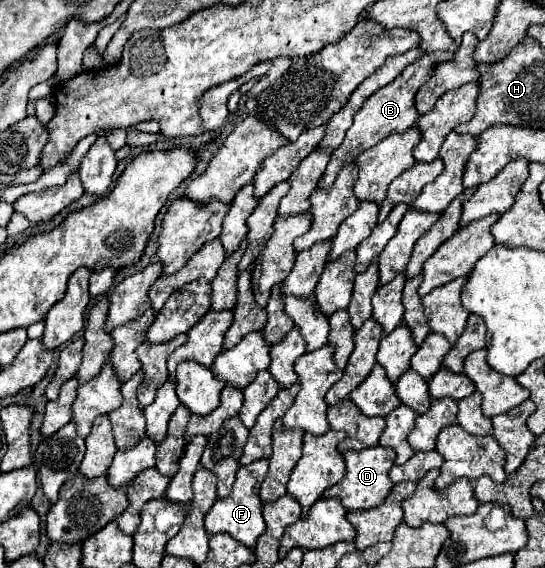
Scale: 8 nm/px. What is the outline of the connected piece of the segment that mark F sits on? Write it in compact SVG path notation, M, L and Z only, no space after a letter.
M258 459L258 461L254 461L250 465L242 465L238 469L236 481L232 485L232 493L224 499L218 499L204 517L208 533L220 533L220 531L230 533L242 545L248 545L250 549L254 549L258 537L266 531L266 523L262 519L262 501L258 495L260 485L266 477L266 471L268 471L268 459Z

